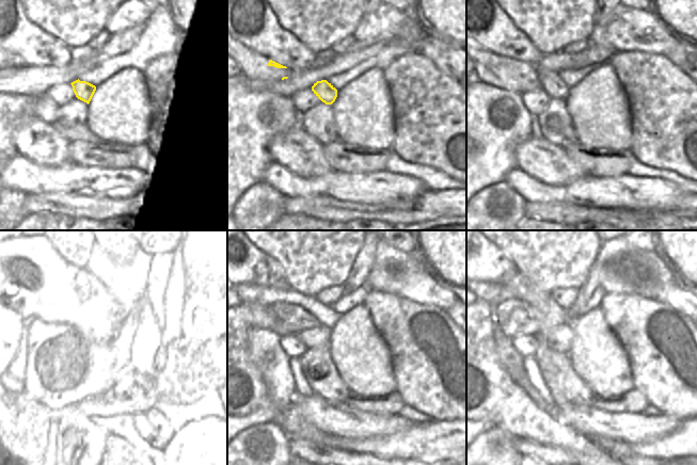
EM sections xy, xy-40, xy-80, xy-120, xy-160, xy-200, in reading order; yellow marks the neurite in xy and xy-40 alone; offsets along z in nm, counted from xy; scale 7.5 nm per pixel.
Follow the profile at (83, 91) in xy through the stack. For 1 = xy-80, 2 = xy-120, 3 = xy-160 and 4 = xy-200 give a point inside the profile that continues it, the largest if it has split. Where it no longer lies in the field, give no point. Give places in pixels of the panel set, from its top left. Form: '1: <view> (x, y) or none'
1: xy-80 (547, 80)
2: xy-120 (60, 319)
3: xy-160 (296, 319)
4: xy-200 (517, 318)

